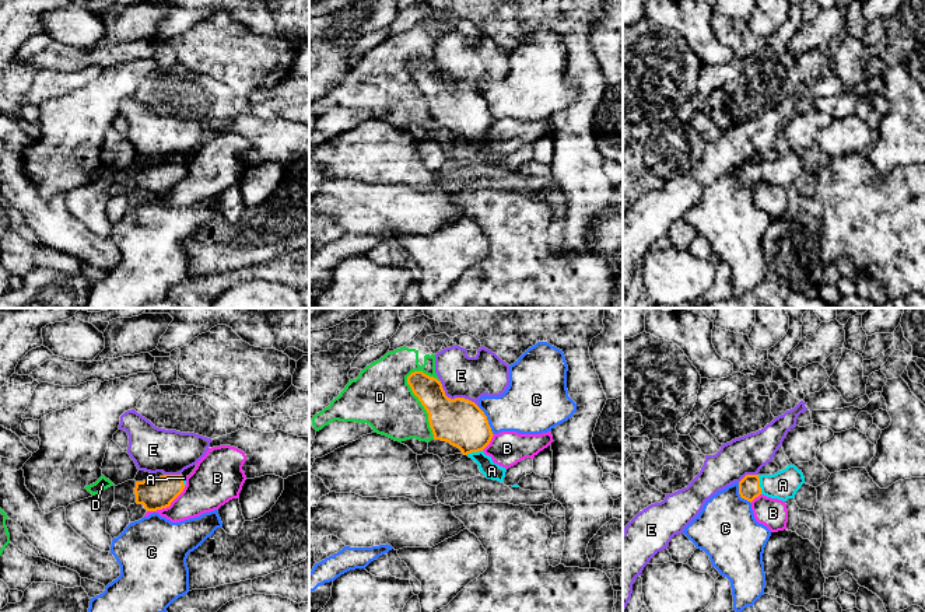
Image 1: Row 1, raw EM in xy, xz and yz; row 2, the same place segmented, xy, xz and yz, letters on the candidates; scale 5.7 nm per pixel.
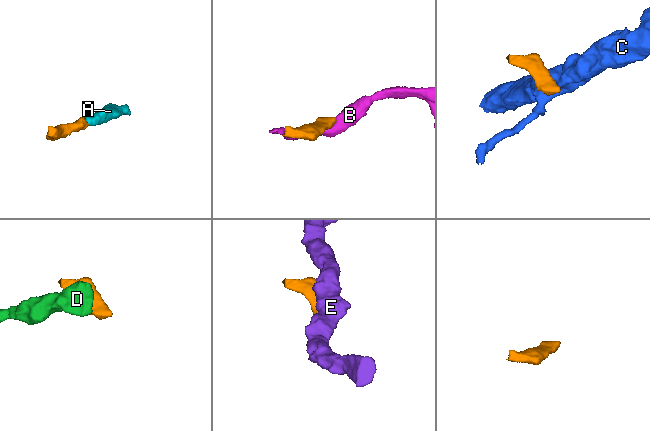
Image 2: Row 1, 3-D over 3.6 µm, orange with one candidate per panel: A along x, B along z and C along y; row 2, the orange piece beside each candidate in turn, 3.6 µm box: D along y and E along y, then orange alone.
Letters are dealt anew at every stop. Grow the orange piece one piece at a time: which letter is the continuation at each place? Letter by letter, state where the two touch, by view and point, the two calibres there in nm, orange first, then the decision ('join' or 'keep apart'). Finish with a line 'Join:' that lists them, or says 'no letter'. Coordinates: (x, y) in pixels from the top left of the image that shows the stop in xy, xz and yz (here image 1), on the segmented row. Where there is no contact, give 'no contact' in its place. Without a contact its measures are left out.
A: meets orange in yz at (759, 485); 130 nm thick on the orange side, 160 nm on the other; join
B: meets orange in xy at (167, 506); 180 nm thick on the orange side, 240 nm on the other; keep apart
C: meets orange in xz at (487, 420); 280 nm thick on the orange side, 320 nm on the other; keep apart
D: meets orange in xz at (421, 404); 280 nm thick on the orange side, 340 nm on the other; keep apart
E: meets orange in xz at (455, 398); 280 nm thick on the orange side, 240 nm on the other; keep apart
Join: A

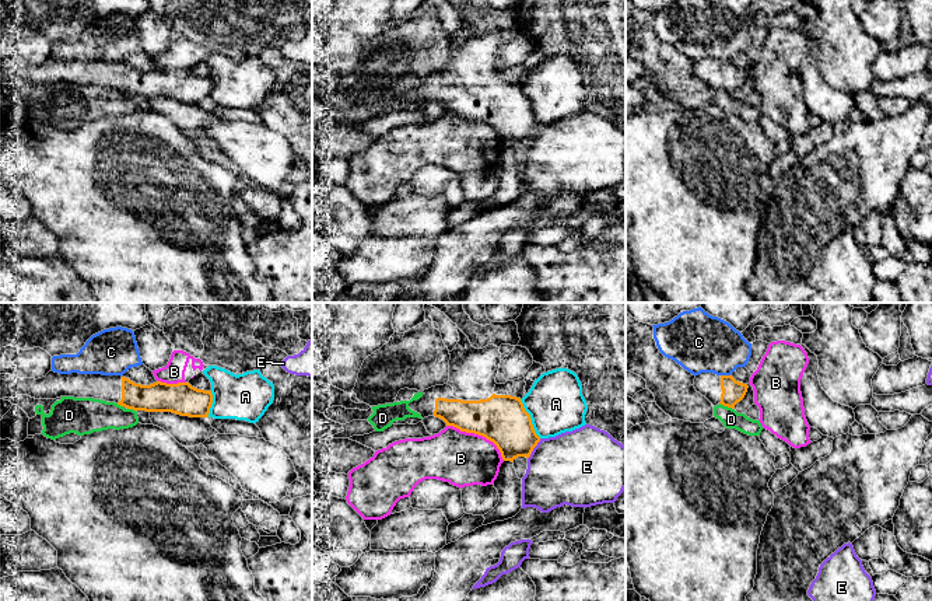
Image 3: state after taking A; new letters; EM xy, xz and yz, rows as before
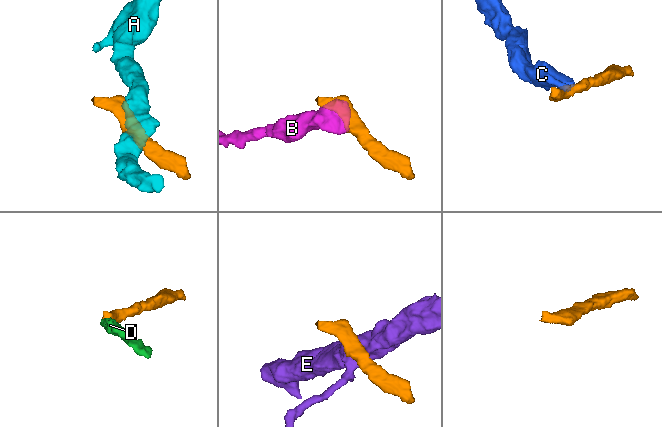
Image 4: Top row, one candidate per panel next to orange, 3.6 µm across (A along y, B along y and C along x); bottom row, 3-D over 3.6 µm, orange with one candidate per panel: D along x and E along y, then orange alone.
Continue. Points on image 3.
A: meets orange in xz at (531, 419); 280 nm thick on the orange side, 320 nm on the other; keep apart
B: meets orange in xz at (479, 434); 280 nm thick on the orange side, 300 nm on the other; keep apart
C: meets orange in yz at (725, 376); 130 nm thick on the orange side, 340 nm on the other; keep apart
D: meets orange in yz at (726, 405); 130 nm thick on the orange side, 110 nm on the other; keep apart
E: meets orange in xz at (533, 447); 280 nm thick on the orange side, 420 nm on the other; keep apart
Join: no letter

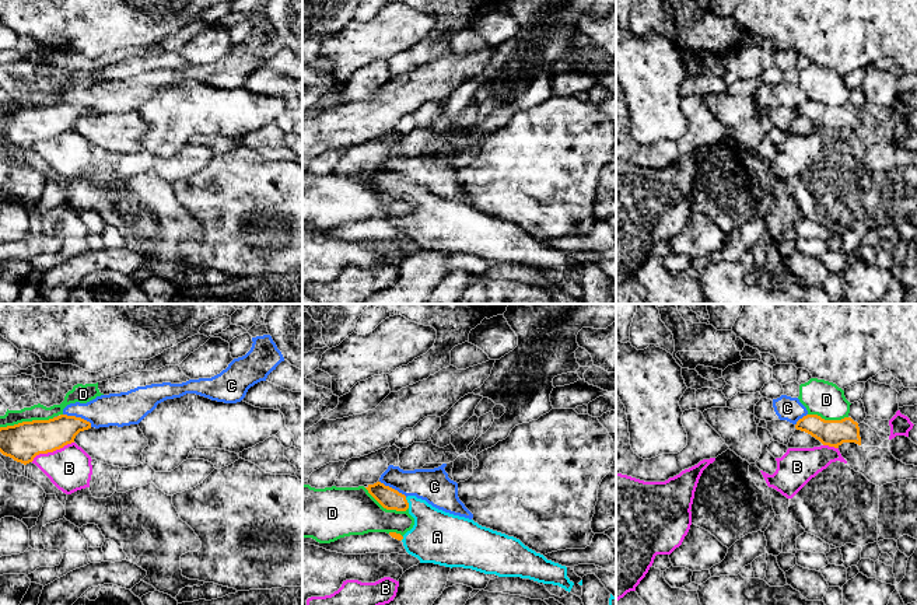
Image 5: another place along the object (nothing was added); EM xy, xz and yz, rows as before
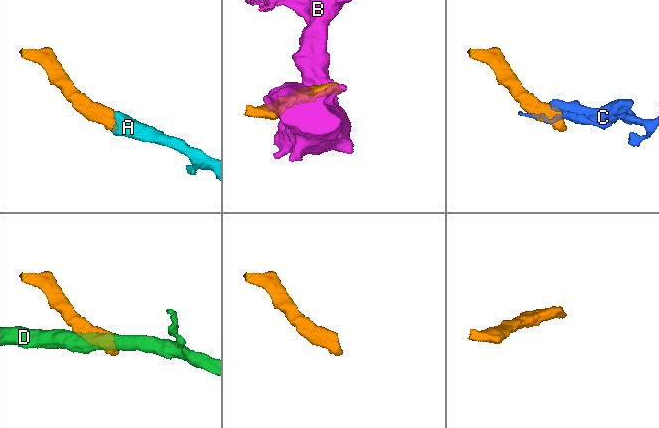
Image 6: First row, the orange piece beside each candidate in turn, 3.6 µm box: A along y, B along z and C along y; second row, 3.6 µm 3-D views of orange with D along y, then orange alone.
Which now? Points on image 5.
A: meets orange in xz at (408, 503); 120 nm thick on the orange side, 300 nm on the other; join
B: meets orange in xy at (52, 451); 220 nm thick on the orange side, 260 nm on the other; keep apart
C: meets orange in xy at (79, 418); 190 nm thick on the orange side, 190 nm on the other; keep apart
D: meets orange in xy at (27, 422); 220 nm thick on the orange side, 100 nm on the other; keep apart
Join: A

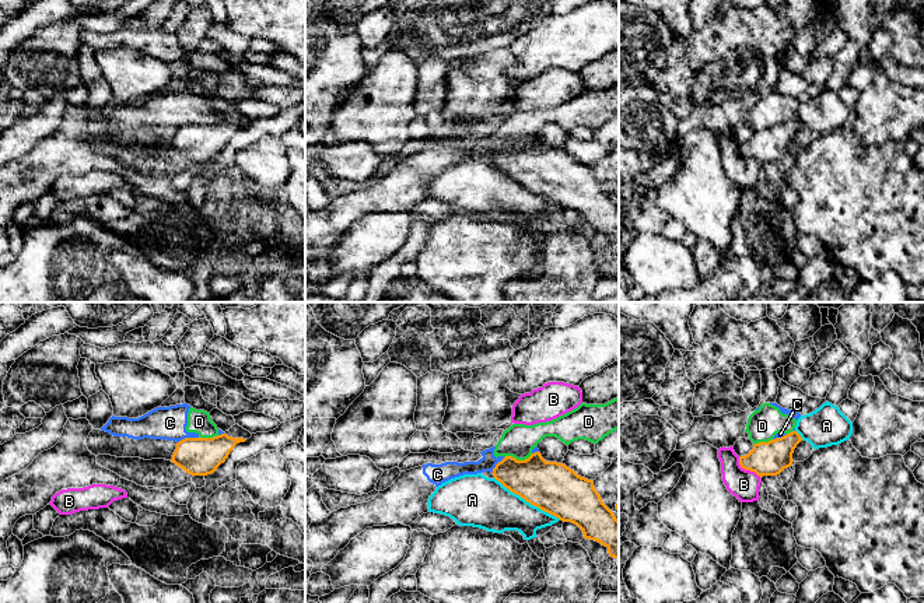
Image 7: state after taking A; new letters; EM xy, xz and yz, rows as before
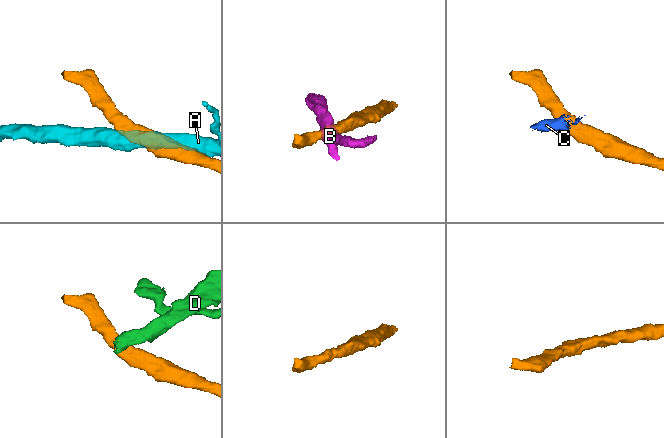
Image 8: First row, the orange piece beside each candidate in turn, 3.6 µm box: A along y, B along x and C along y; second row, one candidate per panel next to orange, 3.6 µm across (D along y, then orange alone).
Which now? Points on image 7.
A: meets orange in xz at (528, 501); 280 nm thick on the orange side, 300 nm on the other; keep apart
B: meets orange in yz at (746, 469); 190 nm thick on the orange side, 170 nm on the other; keep apart
C: meets orange in xy at (188, 438); 220 nm thick on the orange side, 190 nm on the other; keep apart
D: meets orange in xz at (518, 460); 280 nm thick on the orange side, 190 nm on the other; keep apart
Join: no letter

